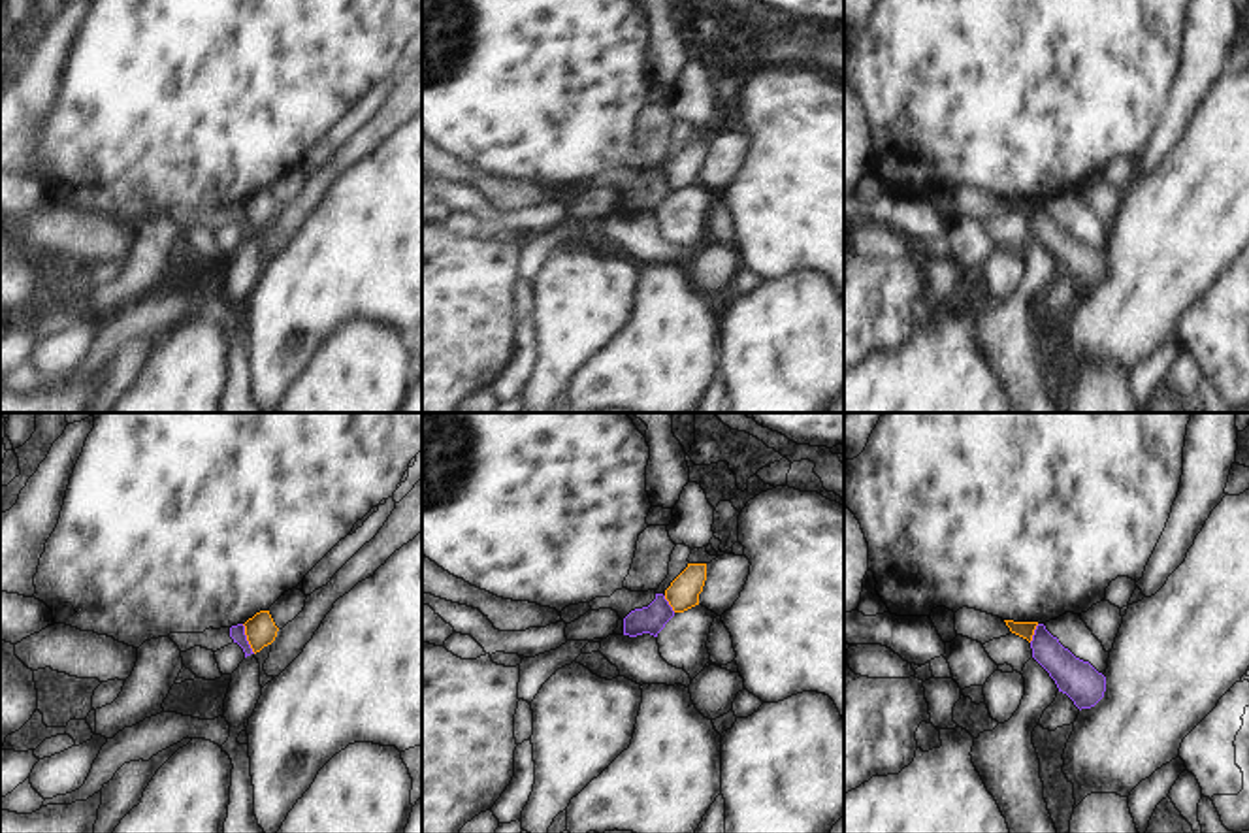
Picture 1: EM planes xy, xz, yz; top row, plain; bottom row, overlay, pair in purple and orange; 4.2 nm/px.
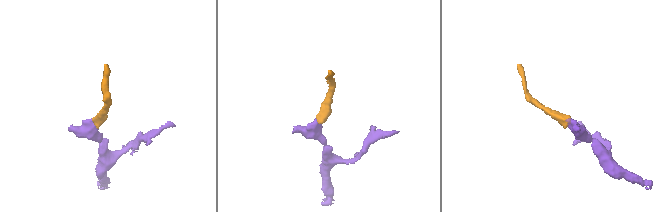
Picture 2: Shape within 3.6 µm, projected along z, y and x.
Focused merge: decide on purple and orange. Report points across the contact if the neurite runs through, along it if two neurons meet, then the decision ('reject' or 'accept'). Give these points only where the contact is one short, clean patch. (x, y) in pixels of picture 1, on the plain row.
border along xy (242, 202), (247, 221), (255, 230); reject

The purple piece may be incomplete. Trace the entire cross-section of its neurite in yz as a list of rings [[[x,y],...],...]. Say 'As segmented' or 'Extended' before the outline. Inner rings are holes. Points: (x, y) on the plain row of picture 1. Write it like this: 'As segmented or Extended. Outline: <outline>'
As segmented. Outline: [[[1038,202],[1030,219],[1032,236],[1049,251],[1059,270],[1066,271],[1081,286],[1095,285],[1106,270],[1106,254],[1089,239],[1076,236]]]

